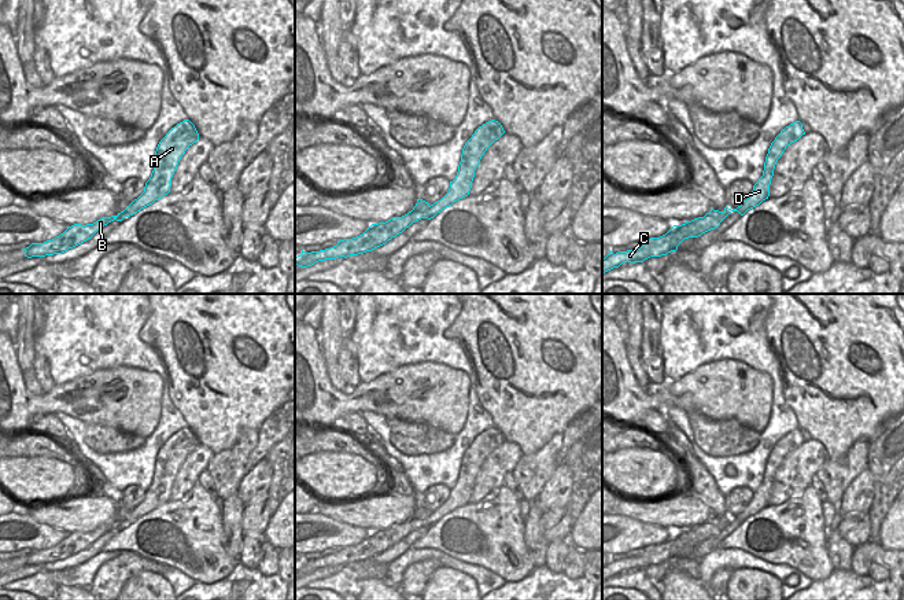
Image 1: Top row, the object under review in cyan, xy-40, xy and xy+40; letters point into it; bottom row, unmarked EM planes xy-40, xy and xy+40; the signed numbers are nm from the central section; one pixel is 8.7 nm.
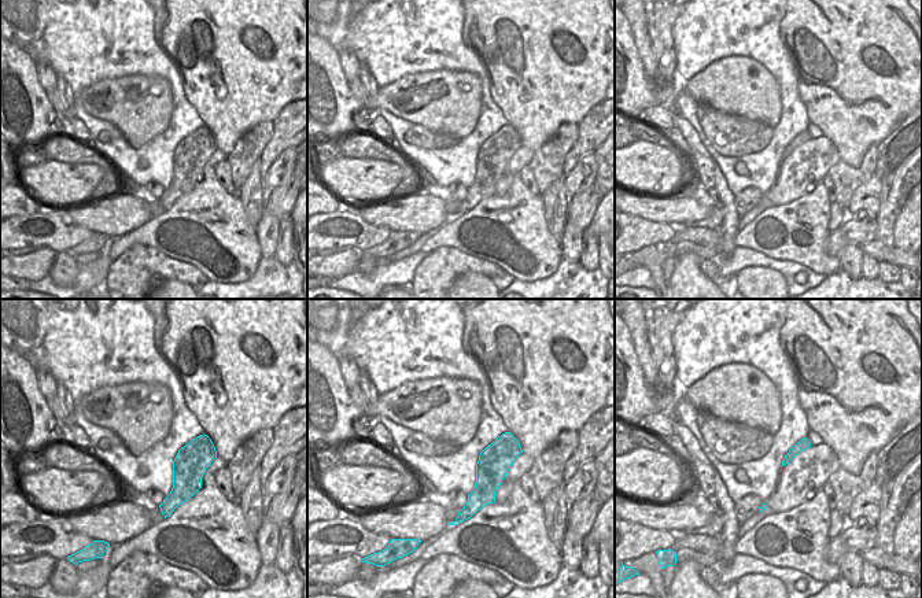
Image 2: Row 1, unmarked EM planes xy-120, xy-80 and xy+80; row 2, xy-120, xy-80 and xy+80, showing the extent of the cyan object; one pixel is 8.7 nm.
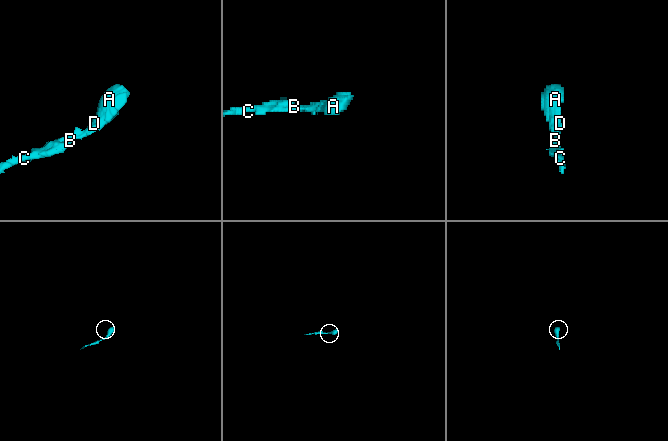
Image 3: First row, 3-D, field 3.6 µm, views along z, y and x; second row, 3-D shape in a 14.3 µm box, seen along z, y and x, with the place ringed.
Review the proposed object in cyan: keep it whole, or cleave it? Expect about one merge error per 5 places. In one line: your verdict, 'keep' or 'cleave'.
keep

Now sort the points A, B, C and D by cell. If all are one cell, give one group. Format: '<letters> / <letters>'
A B C D

